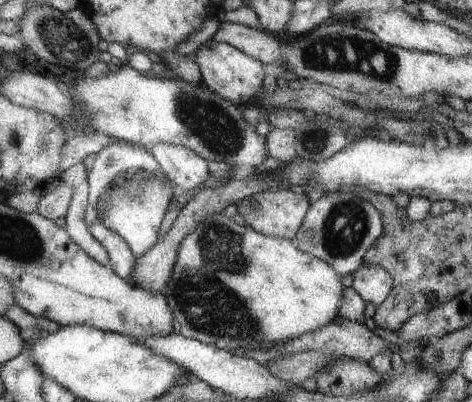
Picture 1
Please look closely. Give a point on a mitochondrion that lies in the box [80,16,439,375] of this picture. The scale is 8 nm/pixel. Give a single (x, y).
(204, 296)

